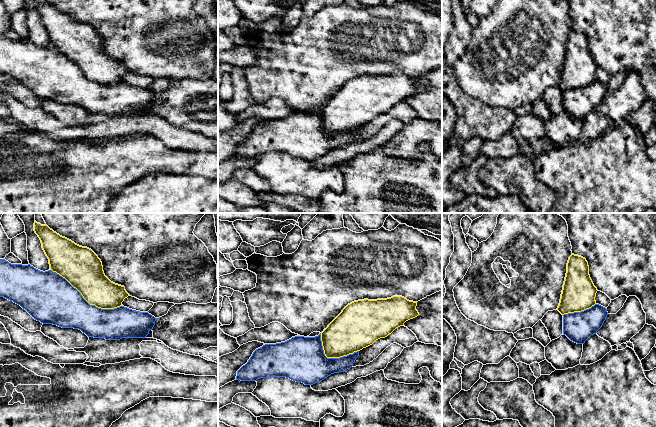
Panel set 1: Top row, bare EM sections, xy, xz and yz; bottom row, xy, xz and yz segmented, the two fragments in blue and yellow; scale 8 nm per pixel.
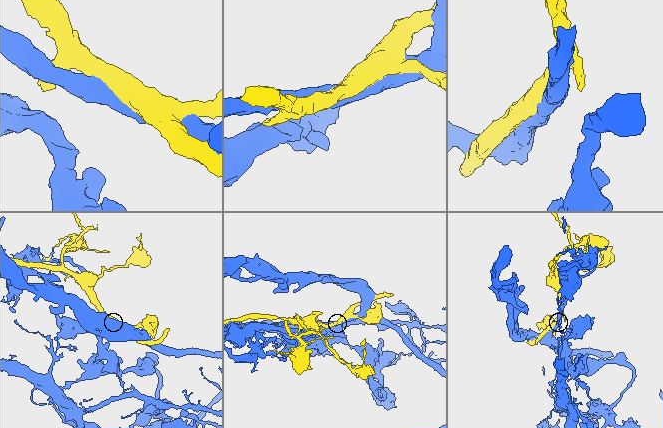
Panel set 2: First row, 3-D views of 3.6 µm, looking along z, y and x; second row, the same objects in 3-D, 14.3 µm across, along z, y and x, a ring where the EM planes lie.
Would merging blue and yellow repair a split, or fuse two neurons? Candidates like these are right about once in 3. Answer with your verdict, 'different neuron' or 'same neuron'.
different neuron

